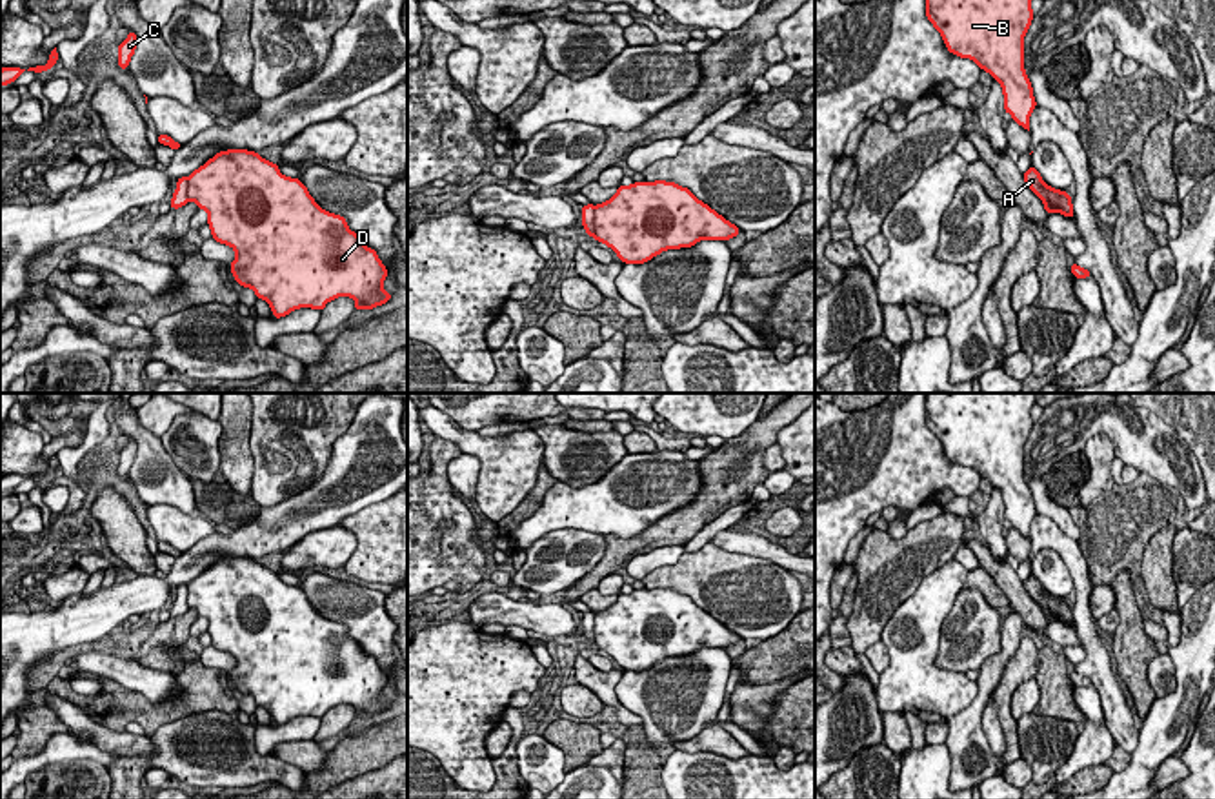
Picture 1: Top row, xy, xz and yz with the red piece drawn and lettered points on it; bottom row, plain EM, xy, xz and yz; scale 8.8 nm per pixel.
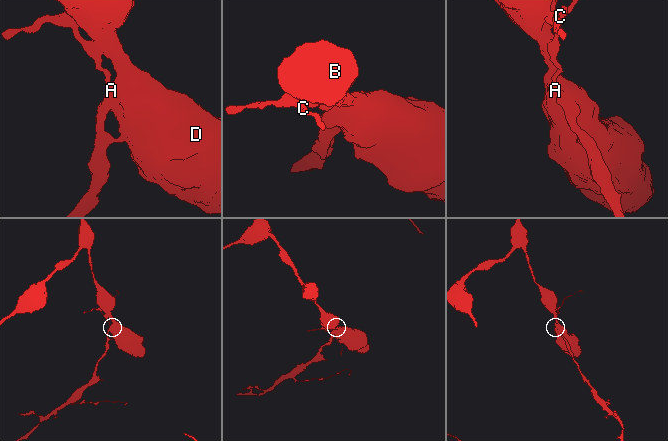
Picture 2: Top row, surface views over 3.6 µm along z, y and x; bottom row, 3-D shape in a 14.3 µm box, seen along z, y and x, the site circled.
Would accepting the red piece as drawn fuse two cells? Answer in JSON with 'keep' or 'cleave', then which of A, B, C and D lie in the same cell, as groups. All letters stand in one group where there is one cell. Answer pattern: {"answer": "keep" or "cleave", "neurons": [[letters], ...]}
{"answer": "cleave", "neurons": [["A", "B", "D"], ["C"]]}

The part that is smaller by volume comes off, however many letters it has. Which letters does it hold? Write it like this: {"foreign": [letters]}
{"foreign": ["C"]}

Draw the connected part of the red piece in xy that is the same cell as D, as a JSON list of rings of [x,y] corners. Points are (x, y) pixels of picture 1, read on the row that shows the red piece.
[[[216,153],[187,177],[187,198],[207,211],[211,237],[235,249],[229,266],[235,280],[266,300],[275,319],[300,308],[322,311],[338,297],[351,297],[355,311],[391,300],[391,293],[382,288],[387,268],[377,251],[347,228],[342,215],[322,209],[302,180],[282,175],[276,164],[258,153]]]

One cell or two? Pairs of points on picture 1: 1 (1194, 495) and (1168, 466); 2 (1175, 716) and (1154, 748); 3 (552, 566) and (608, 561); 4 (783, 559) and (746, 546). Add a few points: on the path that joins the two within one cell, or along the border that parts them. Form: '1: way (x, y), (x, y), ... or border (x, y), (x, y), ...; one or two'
1: way (1186, 488), (1175, 474); one
2: way (1168, 723), (1157, 741); one
3: border (606, 536), (602, 557), (566, 590); two
4: way (773, 552), (755, 546); one

